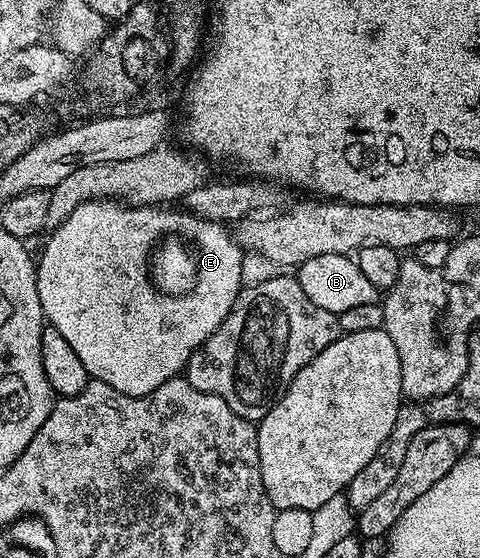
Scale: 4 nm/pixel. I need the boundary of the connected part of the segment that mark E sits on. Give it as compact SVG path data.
M95 200L83 202L70 212L59 226L51 231L52 236L44 248L36 267L36 287L38 300L44 309L47 325L51 329L62 332L66 344L74 348L78 360L86 368L89 379L110 384L126 397L140 398L162 387L172 378L183 375L194 348L198 348L211 334L219 328L222 320L226 320L234 300L242 285L242 264L245 259L242 247L230 233L227 225L200 219L191 212L183 214L176 208L161 208L157 206L131 206L120 200Z

